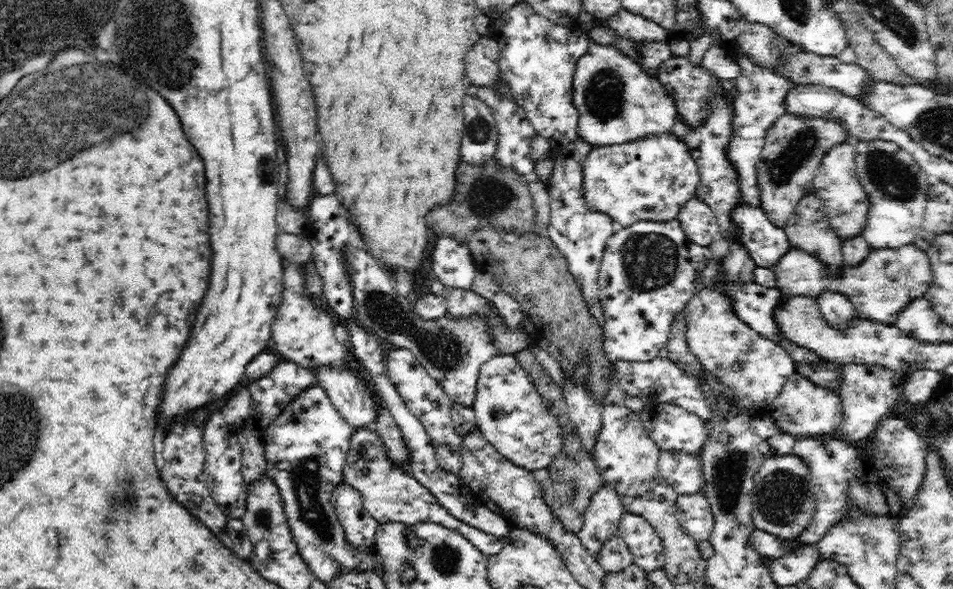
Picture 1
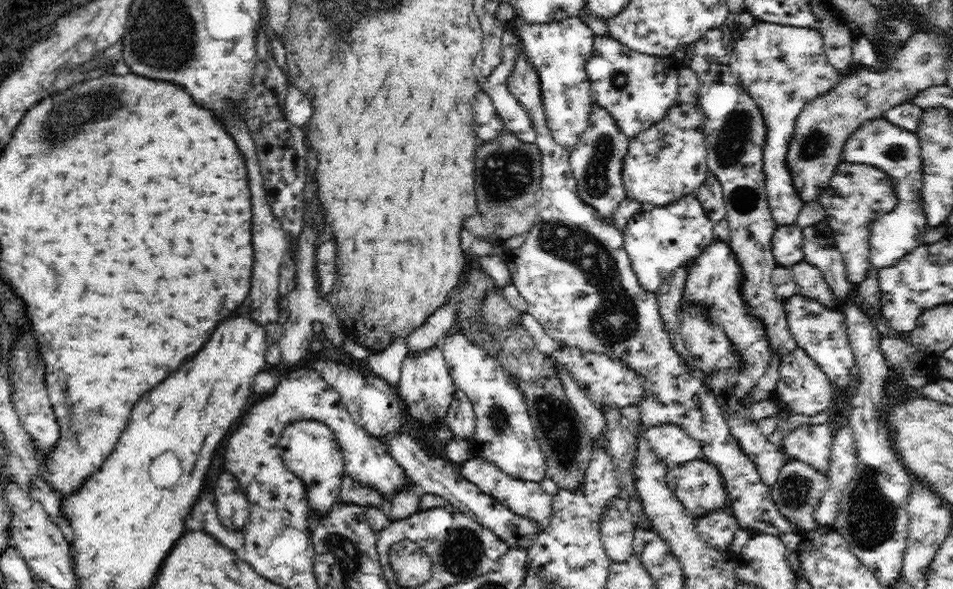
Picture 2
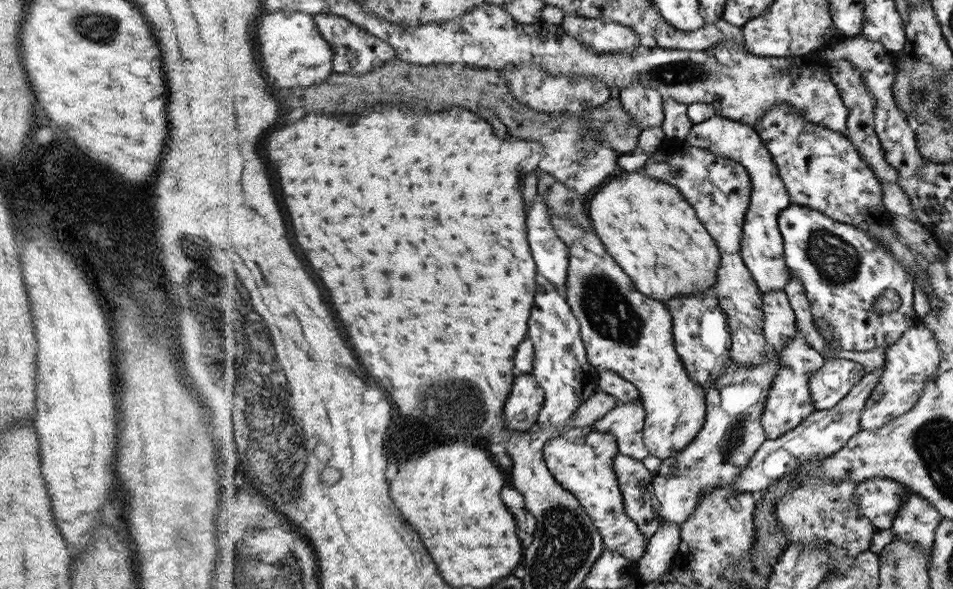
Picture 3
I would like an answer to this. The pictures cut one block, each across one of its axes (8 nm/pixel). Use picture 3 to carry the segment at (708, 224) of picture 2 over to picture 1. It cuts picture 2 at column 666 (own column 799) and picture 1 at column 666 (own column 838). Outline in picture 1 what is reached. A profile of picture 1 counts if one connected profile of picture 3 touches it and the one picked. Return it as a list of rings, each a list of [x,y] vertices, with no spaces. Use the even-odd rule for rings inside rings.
[[[677,218],[666,222],[643,219],[615,231],[607,240],[598,279],[599,300],[605,317],[606,359],[612,364],[620,359],[629,362],[656,359],[670,341],[672,320],[698,291],[708,286],[718,270],[719,260],[713,258],[713,251],[690,239]]]

